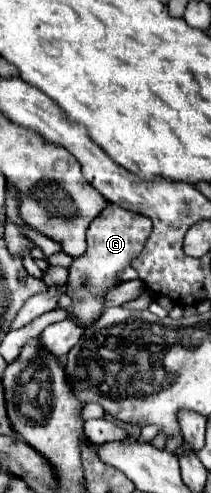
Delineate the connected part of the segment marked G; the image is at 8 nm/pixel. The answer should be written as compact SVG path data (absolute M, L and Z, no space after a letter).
M107 202L103 212L91 222L87 230L87 252L79 258L73 258L69 266L67 278L67 294L73 300L71 316L79 322L81 328L89 328L91 322L97 322L105 308L105 296L109 290L117 288L119 274L131 266L133 258L137 258L153 230L153 224L147 216L135 214L131 210L123 210L113 202Z

